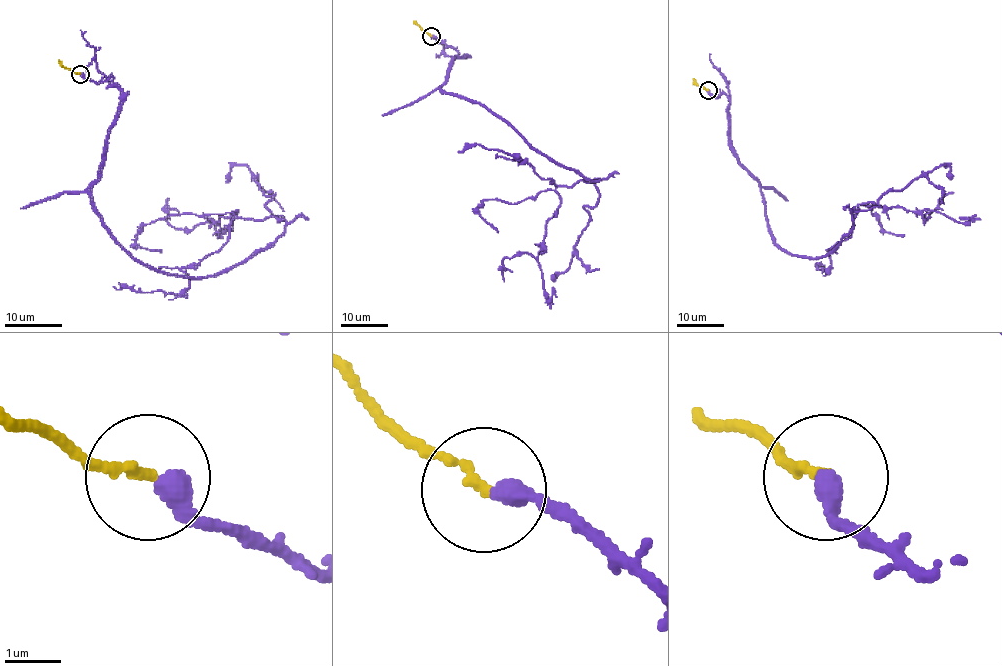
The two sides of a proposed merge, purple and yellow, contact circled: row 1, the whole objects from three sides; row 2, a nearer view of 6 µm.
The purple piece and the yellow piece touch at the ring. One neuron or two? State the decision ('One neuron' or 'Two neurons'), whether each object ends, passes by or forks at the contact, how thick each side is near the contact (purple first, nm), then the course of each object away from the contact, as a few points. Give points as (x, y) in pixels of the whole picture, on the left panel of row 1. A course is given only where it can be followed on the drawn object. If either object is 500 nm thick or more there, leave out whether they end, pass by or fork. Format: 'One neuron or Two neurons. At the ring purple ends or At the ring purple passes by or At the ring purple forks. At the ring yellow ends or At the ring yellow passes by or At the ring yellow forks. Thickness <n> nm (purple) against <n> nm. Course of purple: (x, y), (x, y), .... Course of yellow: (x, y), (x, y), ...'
One neuron. At the ring purple ends. At the ring yellow ends. Thickness 400 nm (purple) against 180 nm. Course of purple: (80, 74), (120, 91), (91, 197), (134, 258), (214, 276), (285, 221), (234, 218), (178, 294), (113, 286). Course of yellow: (80, 74), (66, 68), (59, 60)

